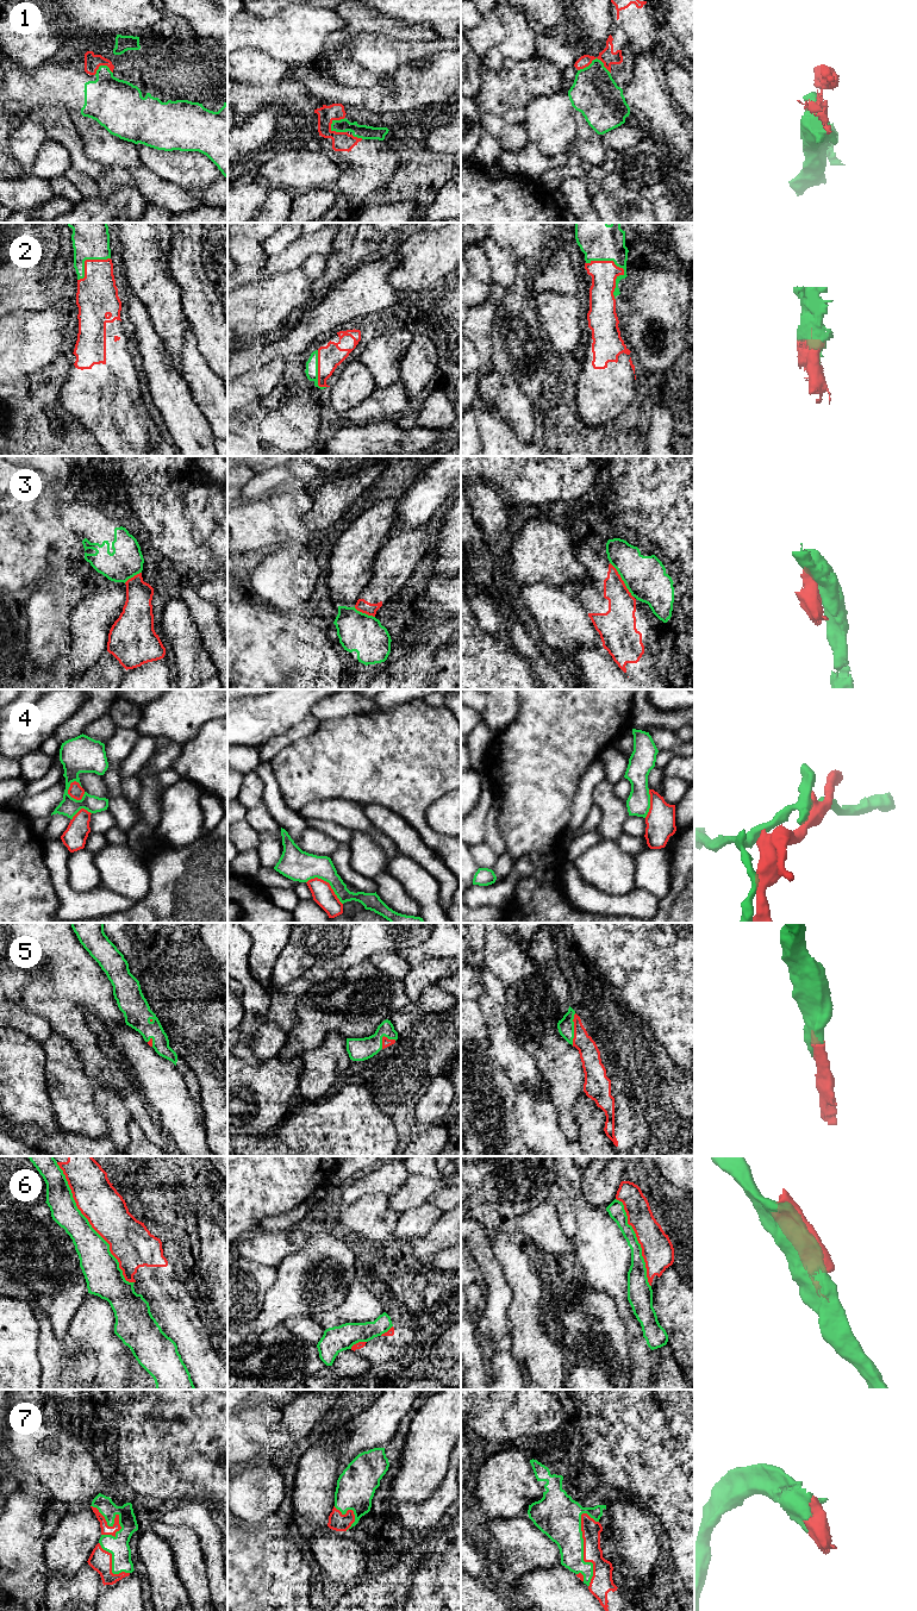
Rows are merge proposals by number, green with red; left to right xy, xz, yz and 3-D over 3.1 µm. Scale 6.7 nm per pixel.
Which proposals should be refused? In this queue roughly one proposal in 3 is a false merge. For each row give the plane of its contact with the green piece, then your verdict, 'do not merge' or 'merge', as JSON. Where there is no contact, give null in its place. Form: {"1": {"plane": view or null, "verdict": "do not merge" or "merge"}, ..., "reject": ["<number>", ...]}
{"1": {"plane": "xz", "verdict": "do not merge"}, "2": {"plane": "yz", "verdict": "merge"}, "3": {"plane": "yz", "verdict": "do not merge"}, "4": {"plane": "xz", "verdict": "do not merge"}, "5": {"plane": "yz", "verdict": "merge"}, "6": {"plane": "xy", "verdict": "do not merge"}, "7": {"plane": "yz", "verdict": "merge"}, "reject": ["1", "3", "4", "6"]}

